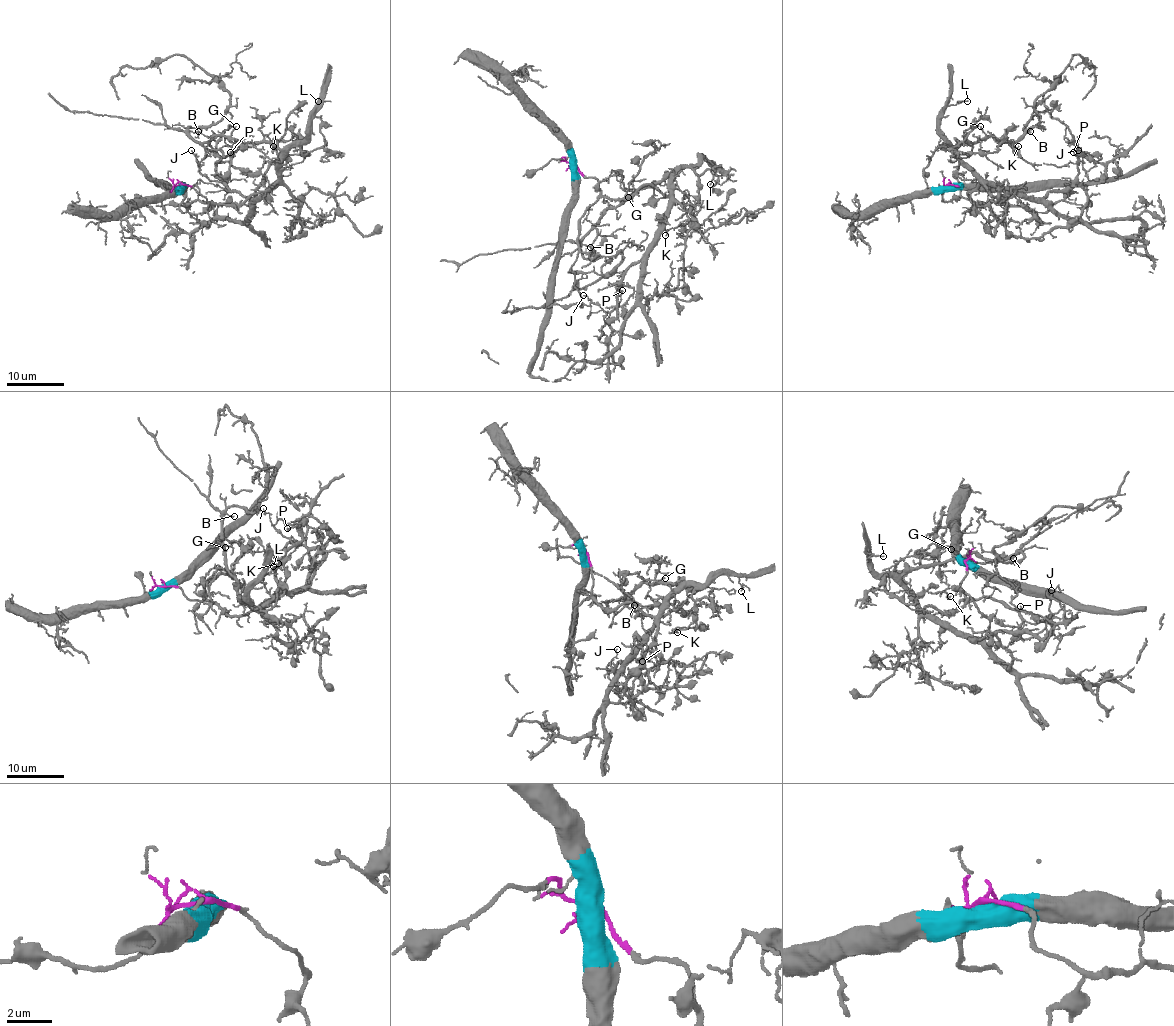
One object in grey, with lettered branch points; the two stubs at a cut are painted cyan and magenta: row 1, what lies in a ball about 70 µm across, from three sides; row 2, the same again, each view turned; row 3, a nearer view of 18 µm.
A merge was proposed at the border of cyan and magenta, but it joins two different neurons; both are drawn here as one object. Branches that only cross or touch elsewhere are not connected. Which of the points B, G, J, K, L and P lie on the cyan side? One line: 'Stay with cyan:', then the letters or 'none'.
Stay with cyan: none

